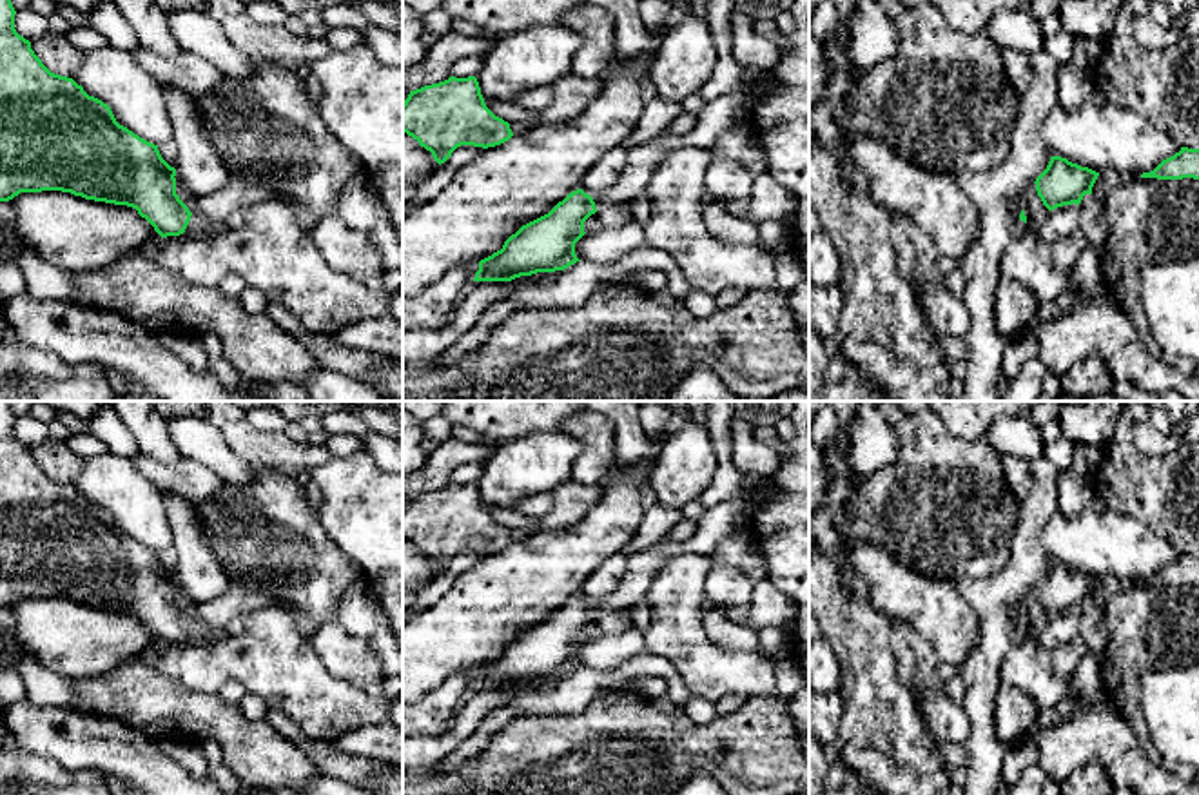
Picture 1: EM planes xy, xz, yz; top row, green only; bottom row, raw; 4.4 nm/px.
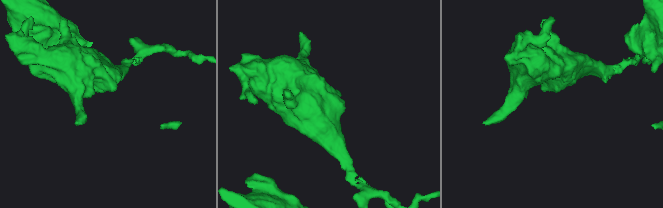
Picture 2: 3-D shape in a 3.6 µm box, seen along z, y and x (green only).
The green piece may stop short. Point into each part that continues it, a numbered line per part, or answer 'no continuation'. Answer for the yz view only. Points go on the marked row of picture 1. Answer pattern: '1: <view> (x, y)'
1: yz (1018, 227)

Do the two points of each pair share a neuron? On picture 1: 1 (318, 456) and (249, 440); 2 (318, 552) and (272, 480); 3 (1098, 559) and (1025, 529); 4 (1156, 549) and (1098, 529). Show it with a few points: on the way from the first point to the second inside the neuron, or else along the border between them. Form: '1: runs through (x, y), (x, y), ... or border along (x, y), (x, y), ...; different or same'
1: runs through (302, 456), (265, 451); same
2: runs through (300, 534), (274, 509), (274, 498); same
3: border along (1056, 509), (1042, 532), (1042, 547), (1051, 561); different
4: runs through (1141, 549), (1123, 549), (1112, 543); same

